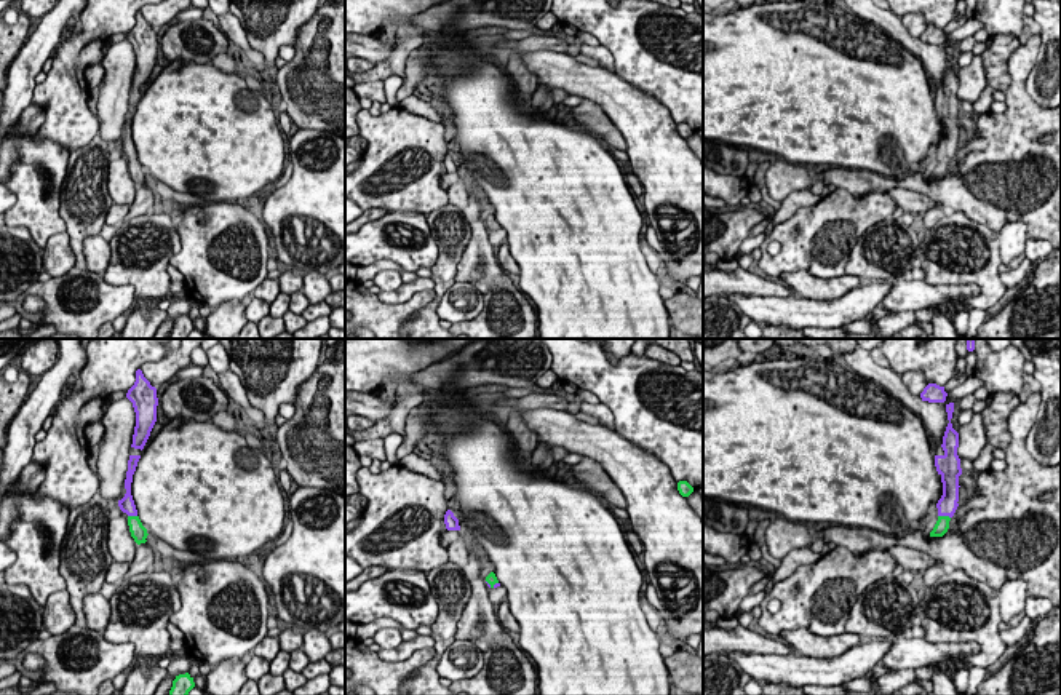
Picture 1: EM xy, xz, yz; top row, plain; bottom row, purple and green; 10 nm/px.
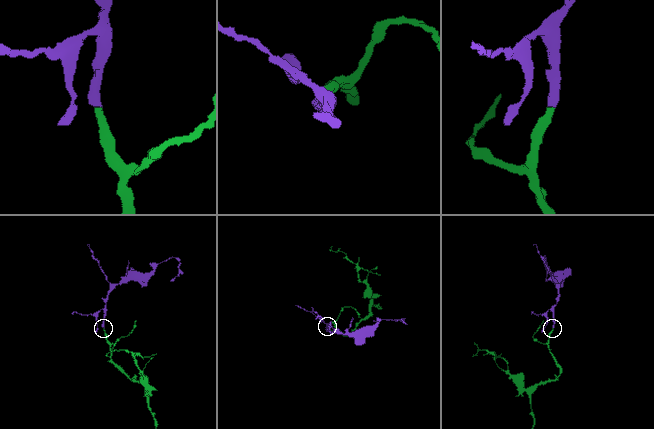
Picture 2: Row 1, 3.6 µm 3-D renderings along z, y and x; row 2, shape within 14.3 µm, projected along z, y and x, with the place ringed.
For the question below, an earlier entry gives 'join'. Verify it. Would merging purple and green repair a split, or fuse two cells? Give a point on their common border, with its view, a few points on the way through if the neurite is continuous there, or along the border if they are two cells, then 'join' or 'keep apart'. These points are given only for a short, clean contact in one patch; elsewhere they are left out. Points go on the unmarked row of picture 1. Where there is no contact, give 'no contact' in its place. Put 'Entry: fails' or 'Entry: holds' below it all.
contact yz (945, 157); way yz (946, 147), (945, 157), (941, 168); join
Entry: holds

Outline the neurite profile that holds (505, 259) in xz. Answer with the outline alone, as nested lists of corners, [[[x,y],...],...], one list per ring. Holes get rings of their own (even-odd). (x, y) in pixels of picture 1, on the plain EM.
[[[502,244],[497,249],[497,259],[500,267],[508,273],[508,275],[519,275],[519,267],[516,260],[513,259],[508,244]]]

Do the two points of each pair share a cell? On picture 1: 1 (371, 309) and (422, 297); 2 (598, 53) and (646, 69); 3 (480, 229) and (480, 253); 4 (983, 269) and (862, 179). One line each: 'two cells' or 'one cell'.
1: one cell
2: two cells
3: one cell
4: two cells

